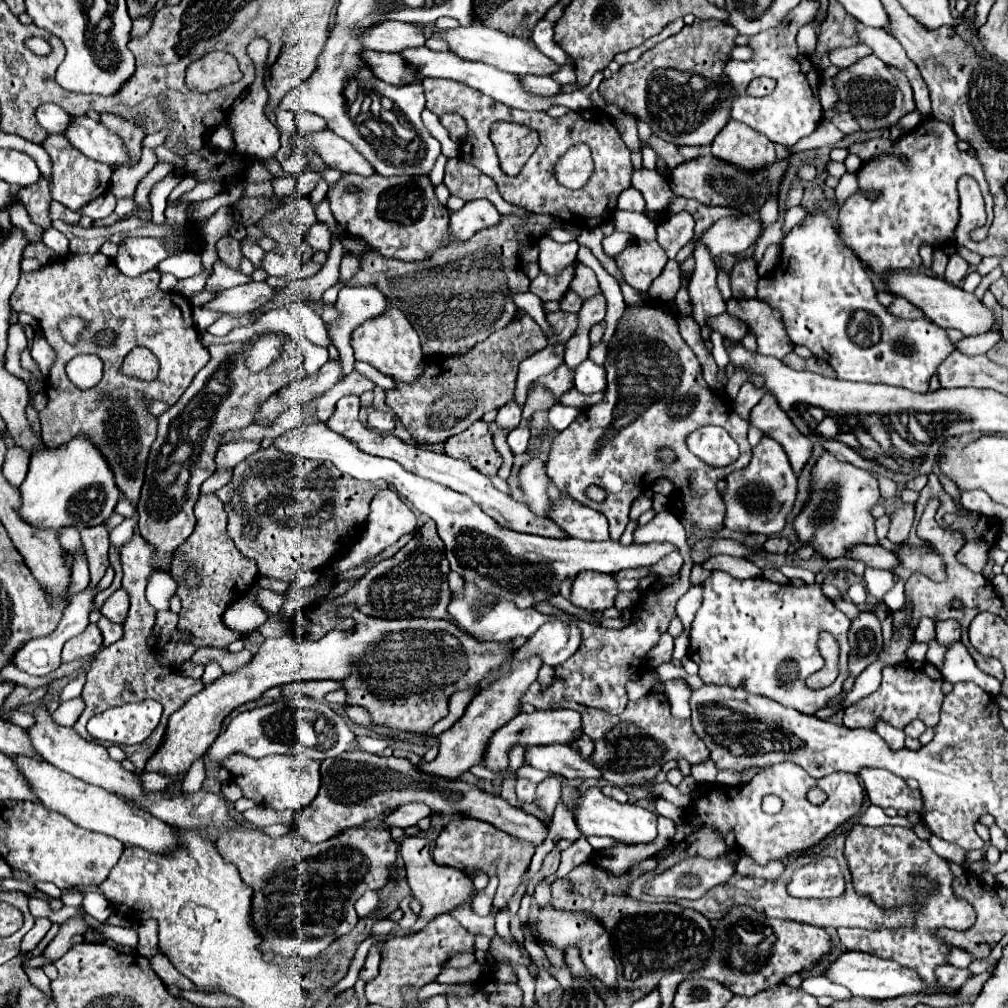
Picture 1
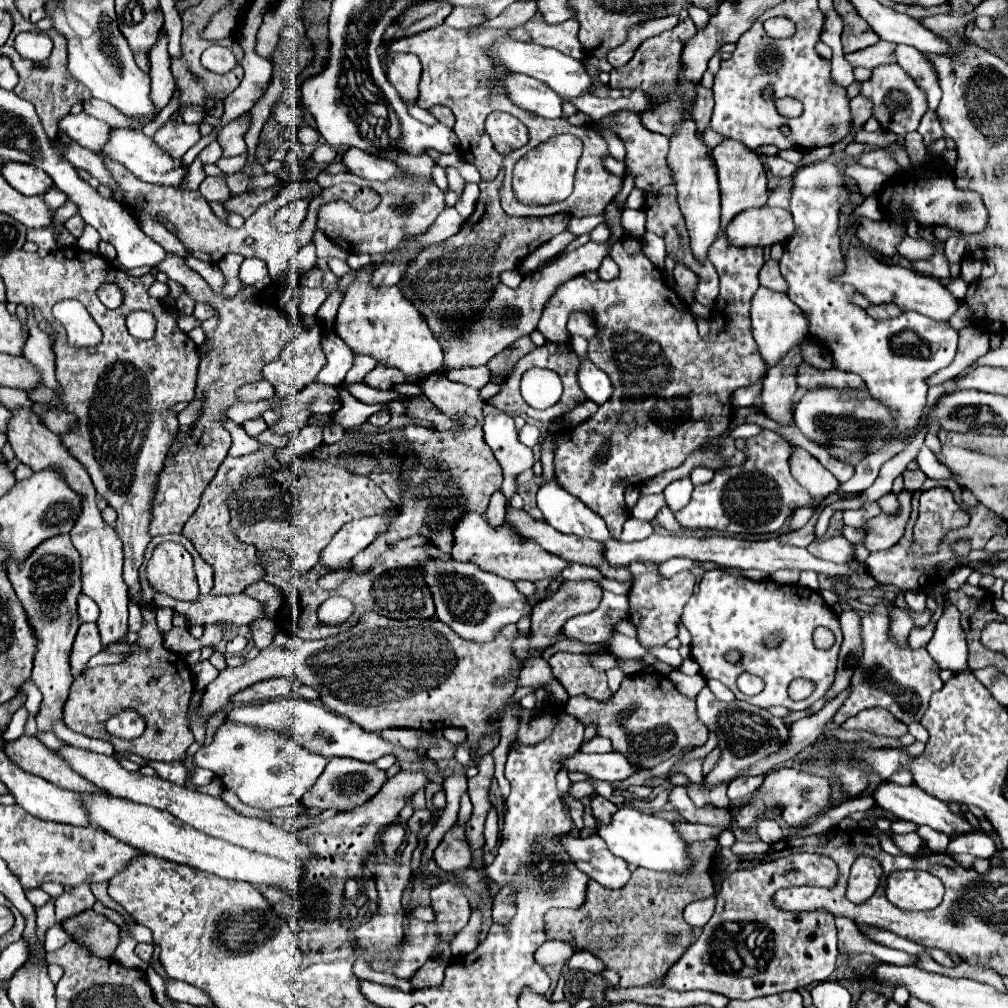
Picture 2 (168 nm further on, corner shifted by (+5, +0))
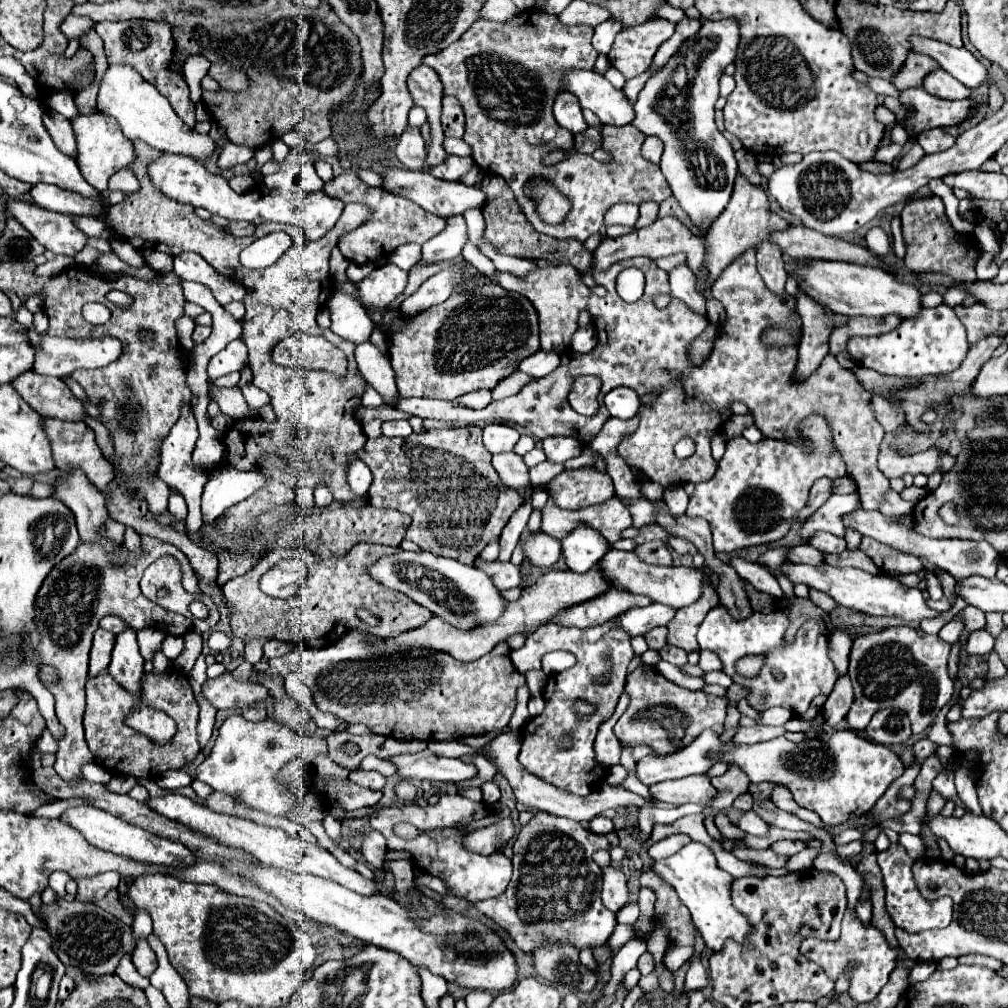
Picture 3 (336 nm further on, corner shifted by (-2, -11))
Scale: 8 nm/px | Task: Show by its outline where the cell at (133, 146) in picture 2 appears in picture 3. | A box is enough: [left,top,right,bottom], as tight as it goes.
[148,153,344,239]

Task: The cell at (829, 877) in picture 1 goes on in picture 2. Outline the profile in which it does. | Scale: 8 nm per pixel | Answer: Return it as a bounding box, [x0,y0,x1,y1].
[665,854,837,1000]

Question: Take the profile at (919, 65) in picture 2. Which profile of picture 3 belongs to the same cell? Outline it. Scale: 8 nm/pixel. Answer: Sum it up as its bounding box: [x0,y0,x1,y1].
[922,69,970,99]

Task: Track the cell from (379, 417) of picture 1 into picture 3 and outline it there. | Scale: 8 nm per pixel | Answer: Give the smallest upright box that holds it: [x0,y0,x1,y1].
[382,421,412,437]

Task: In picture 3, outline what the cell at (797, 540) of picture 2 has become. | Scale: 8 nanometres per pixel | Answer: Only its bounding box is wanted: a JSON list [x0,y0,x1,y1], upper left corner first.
[810,531,846,553]

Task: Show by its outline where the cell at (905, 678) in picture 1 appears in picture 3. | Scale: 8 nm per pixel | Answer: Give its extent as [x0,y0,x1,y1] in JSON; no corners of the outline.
[846,625,954,735]

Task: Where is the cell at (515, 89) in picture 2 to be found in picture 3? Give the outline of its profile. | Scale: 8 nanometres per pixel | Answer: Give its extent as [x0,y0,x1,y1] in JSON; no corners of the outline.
[552,91,588,133]

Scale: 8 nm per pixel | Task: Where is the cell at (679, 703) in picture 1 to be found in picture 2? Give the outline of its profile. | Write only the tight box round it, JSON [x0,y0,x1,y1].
[669,671,705,698]

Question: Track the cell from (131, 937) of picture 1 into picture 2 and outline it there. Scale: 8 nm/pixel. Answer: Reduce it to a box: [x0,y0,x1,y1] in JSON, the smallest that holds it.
[44,924,70,952]

